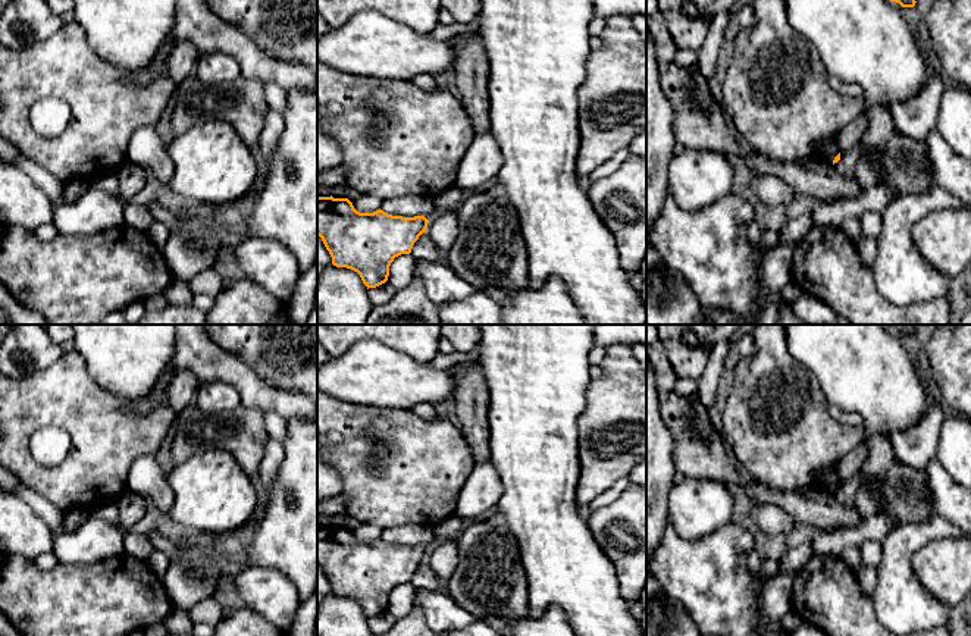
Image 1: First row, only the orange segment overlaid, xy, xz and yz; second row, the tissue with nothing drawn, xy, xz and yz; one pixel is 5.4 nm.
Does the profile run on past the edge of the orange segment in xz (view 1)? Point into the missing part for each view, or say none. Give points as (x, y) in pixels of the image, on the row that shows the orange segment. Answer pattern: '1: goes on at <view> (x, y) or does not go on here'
1: does not go on here

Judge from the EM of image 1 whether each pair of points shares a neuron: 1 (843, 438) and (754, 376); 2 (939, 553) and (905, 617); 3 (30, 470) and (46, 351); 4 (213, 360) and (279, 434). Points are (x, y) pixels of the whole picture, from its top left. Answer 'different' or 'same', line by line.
1: same
2: different
3: different
4: different

